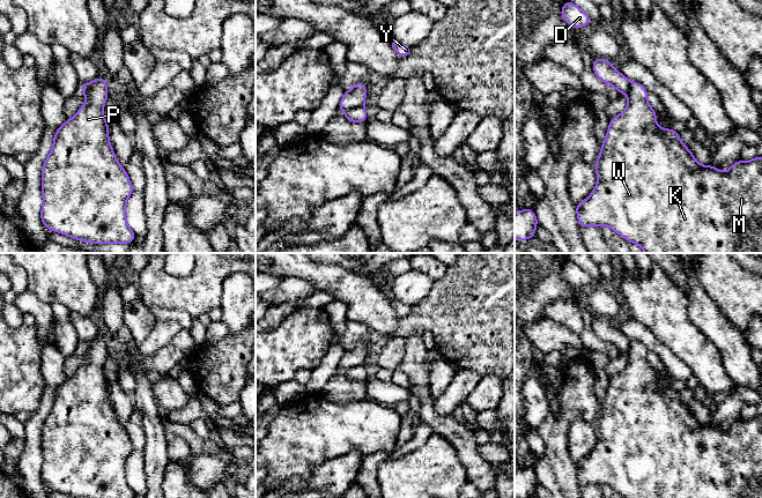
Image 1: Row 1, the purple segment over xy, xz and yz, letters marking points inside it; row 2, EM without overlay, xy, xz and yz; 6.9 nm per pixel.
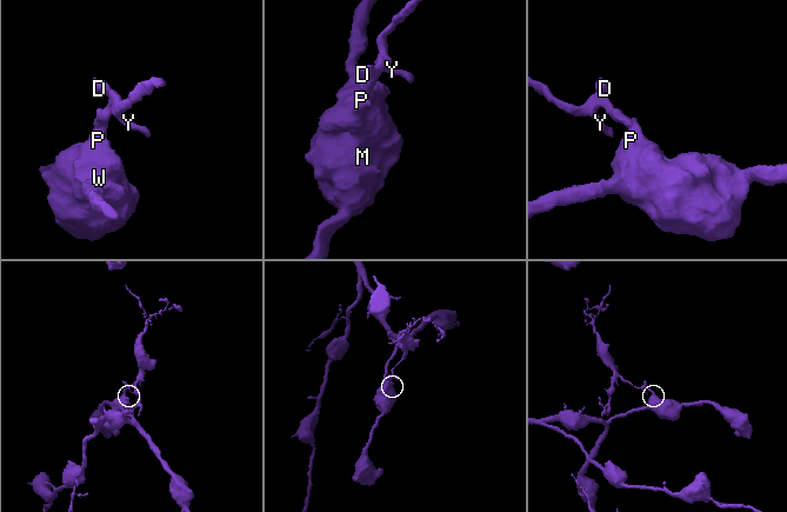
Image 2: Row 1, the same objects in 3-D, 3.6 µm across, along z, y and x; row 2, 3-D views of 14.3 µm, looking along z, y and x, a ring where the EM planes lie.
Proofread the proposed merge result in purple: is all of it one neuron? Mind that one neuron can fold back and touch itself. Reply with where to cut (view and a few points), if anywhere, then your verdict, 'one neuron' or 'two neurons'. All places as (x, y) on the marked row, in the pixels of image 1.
xz (363, 105), (350, 108), (346, 112) | two neurons

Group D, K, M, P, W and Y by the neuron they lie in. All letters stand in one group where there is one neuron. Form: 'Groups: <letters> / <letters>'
Groups: D Y / K M P W

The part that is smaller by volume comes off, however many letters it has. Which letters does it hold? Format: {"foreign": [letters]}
{"foreign": ["D", "Y"]}

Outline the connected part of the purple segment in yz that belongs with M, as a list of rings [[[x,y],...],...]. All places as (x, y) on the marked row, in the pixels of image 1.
[[[630,82],[626,92],[627,107],[611,119],[606,139],[601,143],[601,151],[594,164],[598,183],[587,199],[575,205],[579,225],[582,228],[607,225],[630,244],[638,244],[645,253],[762,253],[762,157],[756,156],[748,162],[738,159],[726,172],[720,172],[711,164],[701,165],[688,147],[681,142],[679,133],[672,128],[664,129],[657,126],[656,111],[648,103],[648,92],[641,83]]]

